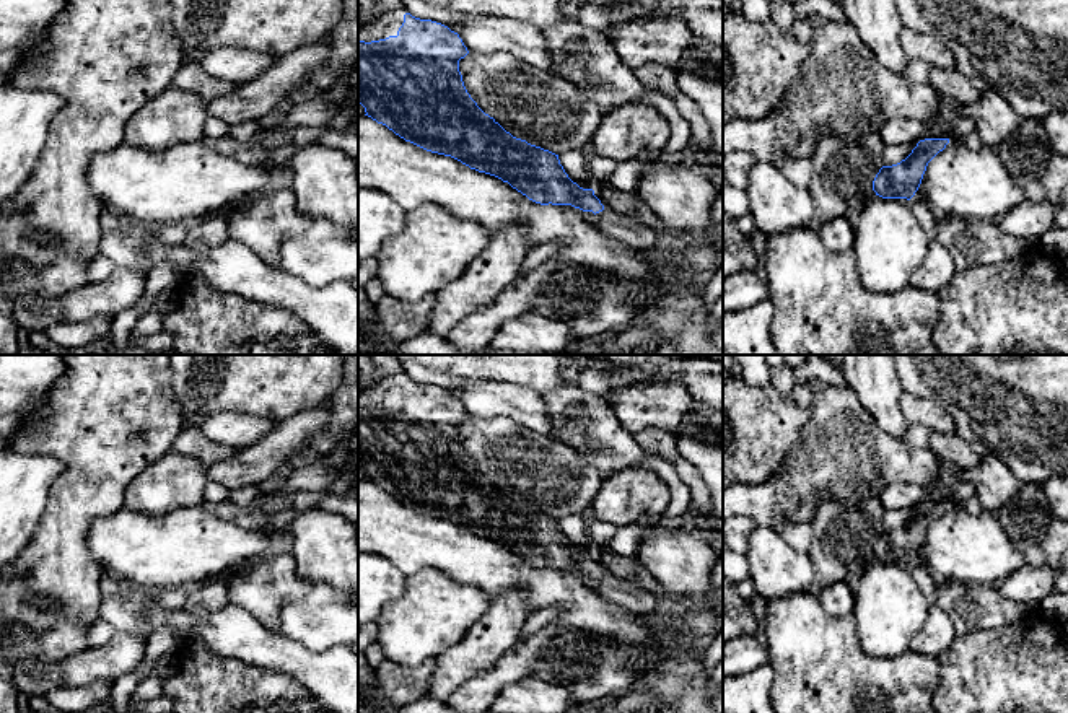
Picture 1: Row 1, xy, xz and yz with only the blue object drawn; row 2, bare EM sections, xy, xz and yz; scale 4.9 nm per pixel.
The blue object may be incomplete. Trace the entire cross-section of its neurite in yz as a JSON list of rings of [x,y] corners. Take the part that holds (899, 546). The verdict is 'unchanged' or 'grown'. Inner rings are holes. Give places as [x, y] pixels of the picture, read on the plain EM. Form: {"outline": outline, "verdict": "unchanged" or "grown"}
{"outline": [[[925,503],[897,529],[882,531],[873,545],[873,555],[882,563],[910,565],[918,555],[928,527],[946,513],[949,503]]], "verdict": "unchanged"}

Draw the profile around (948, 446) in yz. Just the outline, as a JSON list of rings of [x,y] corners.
[[[931,433],[930,448],[938,459],[952,464],[957,469],[972,469],[980,464],[980,456],[957,433]]]

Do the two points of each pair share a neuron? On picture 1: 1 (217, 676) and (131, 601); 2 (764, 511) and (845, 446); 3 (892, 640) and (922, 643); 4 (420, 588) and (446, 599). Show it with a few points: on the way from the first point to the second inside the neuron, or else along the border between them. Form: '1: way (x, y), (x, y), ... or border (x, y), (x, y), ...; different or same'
1: border (183, 647), (202, 643), (222, 656); different
2: way (783, 498), (826, 463); same
3: border (932, 608), (912, 647); different
4: way (427, 593), (433, 599), (440, 599); same

